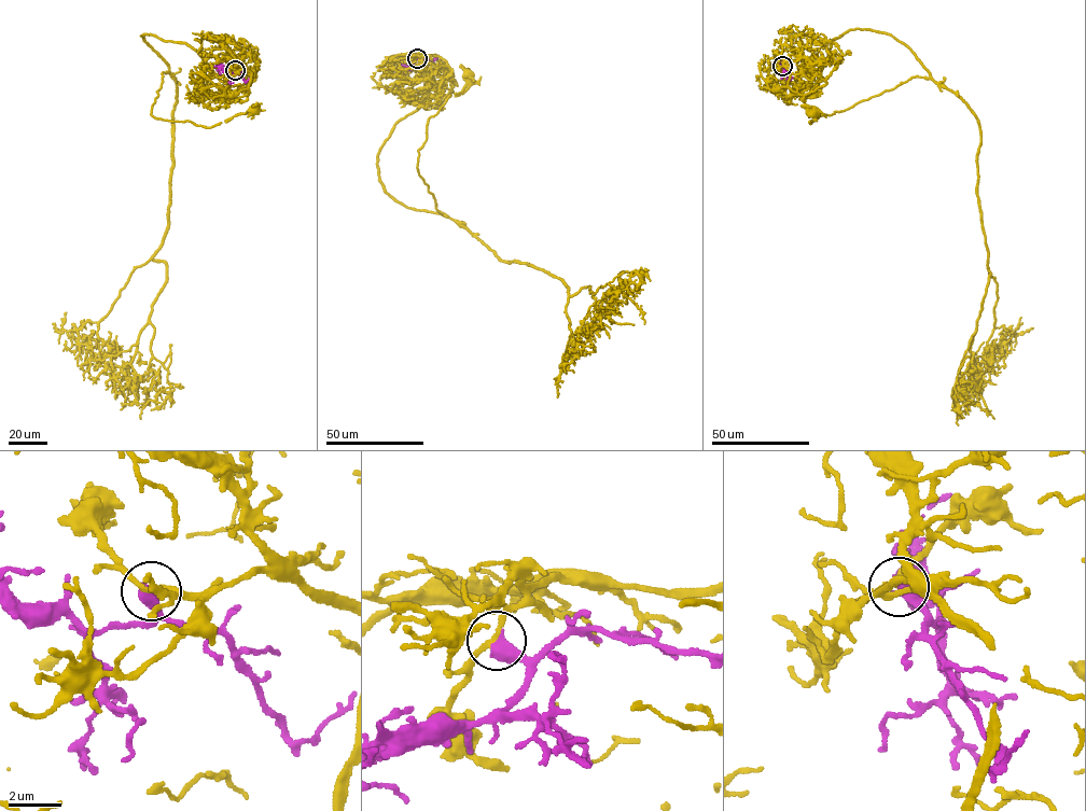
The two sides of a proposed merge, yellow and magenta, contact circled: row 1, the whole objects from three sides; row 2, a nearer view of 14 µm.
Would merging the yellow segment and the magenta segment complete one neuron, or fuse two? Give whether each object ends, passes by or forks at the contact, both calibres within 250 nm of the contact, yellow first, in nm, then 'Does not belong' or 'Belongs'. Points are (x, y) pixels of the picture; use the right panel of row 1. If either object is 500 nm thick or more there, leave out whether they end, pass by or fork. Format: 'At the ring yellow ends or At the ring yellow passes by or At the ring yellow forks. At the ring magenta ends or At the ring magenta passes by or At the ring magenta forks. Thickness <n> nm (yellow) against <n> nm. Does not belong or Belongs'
Thickness 160 nm (yellow) against 550 nm. Belongs

